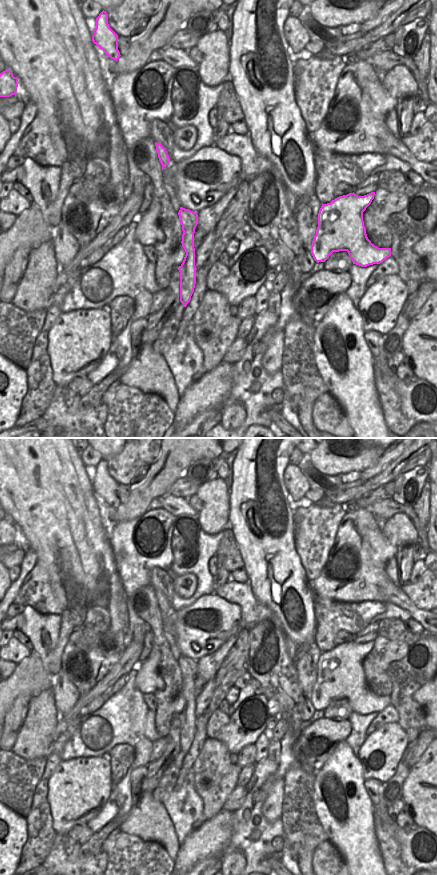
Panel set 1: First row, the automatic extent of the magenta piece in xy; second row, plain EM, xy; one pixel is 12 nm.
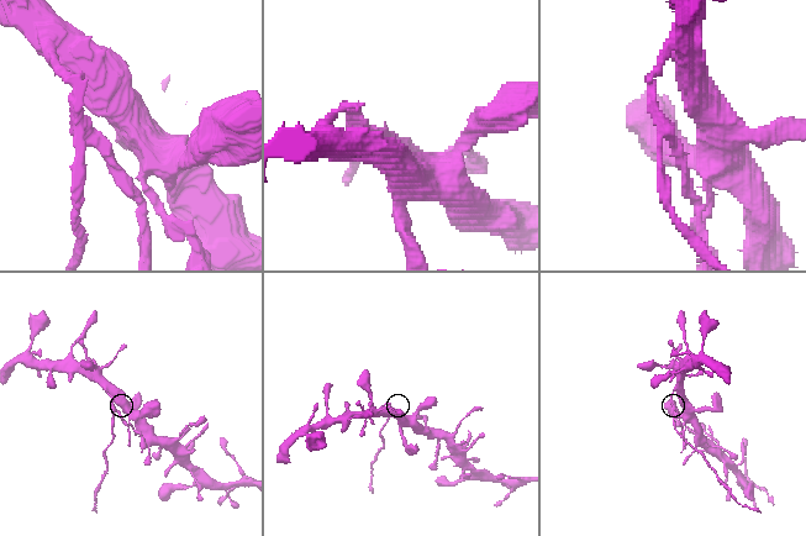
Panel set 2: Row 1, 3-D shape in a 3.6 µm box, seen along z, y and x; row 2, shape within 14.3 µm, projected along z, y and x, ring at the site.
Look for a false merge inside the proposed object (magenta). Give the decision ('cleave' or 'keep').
cleave

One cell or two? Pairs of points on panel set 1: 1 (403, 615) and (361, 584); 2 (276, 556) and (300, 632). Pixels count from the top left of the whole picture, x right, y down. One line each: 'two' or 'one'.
1: two
2: one

